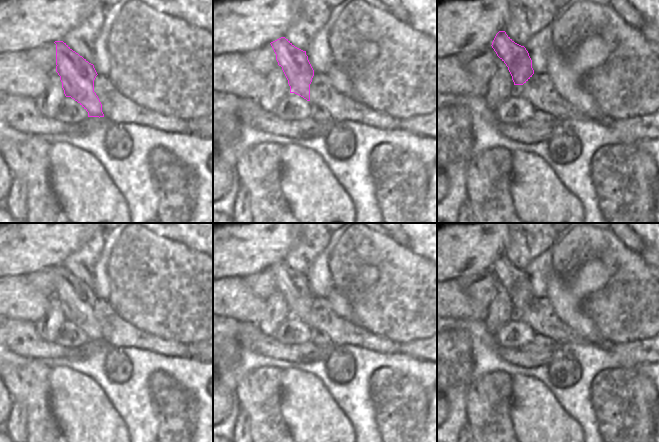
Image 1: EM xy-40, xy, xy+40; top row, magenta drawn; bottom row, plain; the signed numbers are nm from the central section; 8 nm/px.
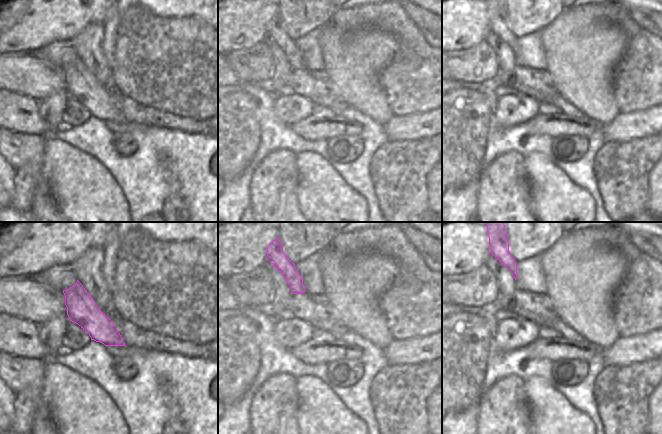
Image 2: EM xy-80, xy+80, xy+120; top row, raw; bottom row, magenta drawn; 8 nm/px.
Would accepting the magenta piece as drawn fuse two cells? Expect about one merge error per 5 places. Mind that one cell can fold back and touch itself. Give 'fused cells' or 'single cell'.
fused cells

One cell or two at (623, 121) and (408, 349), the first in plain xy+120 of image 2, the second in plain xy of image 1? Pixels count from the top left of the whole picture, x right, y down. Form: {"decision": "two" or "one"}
{"decision": "one"}

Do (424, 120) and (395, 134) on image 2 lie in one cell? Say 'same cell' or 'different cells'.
same cell

